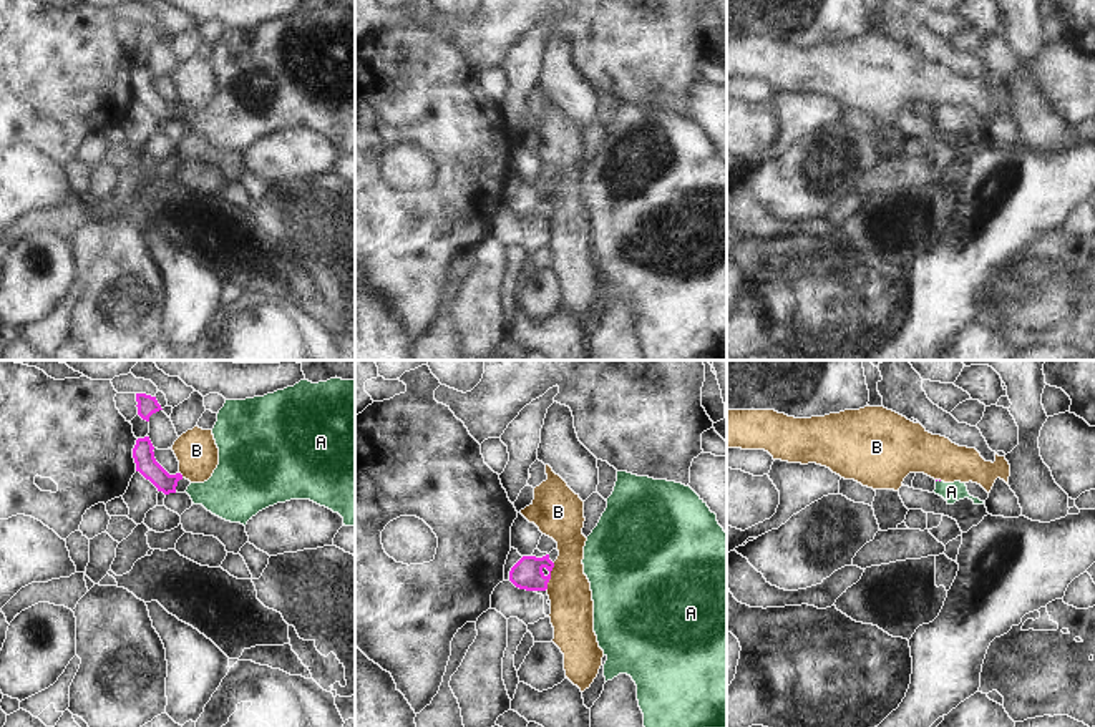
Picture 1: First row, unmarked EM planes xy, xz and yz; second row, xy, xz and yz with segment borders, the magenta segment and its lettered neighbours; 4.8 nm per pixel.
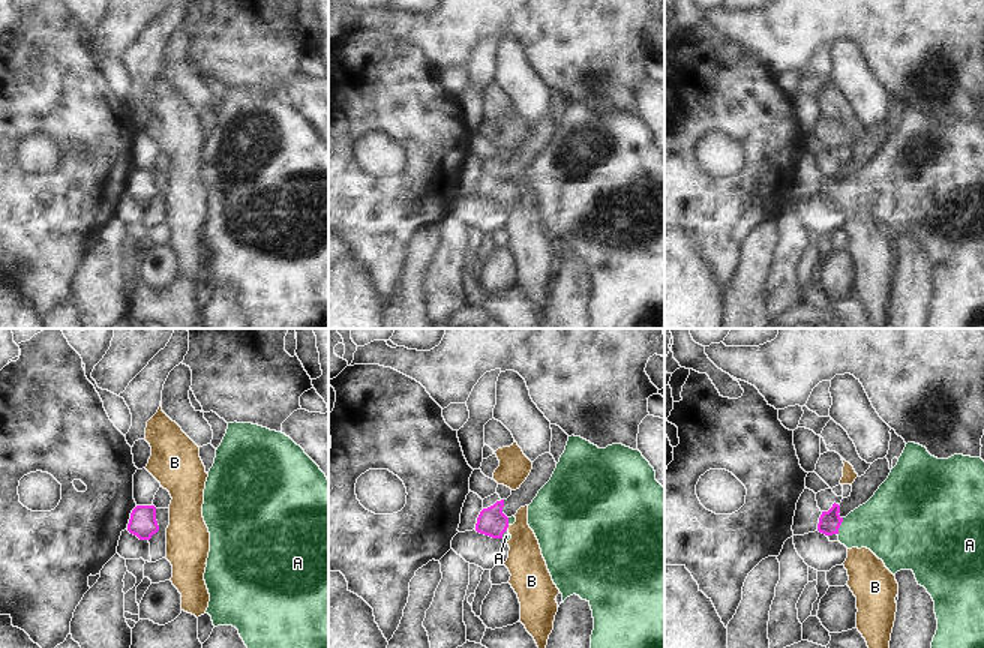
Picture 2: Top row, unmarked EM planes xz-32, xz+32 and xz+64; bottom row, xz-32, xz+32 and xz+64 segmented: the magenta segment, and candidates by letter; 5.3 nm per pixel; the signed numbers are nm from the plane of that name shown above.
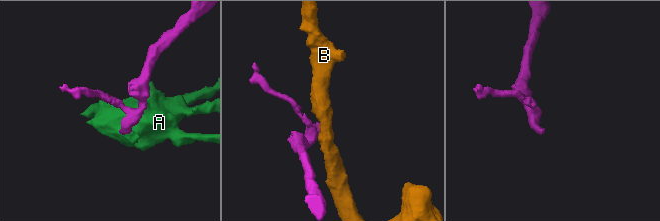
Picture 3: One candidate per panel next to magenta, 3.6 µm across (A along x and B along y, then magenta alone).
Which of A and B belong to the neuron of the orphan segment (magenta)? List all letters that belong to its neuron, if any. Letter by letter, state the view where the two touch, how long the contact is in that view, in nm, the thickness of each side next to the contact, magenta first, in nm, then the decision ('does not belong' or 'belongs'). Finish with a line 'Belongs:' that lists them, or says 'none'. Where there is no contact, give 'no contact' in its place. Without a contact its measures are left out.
A: no contact; belongs
B: meets magenta in xz; contact 140 nm long; 150 nm thick on the magenta side, 200 nm on the other; does not belong
Belongs: A

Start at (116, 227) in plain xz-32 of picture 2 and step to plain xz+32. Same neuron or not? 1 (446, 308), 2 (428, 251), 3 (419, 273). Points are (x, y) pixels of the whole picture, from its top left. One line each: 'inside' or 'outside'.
1: inside
2: outside
3: outside

